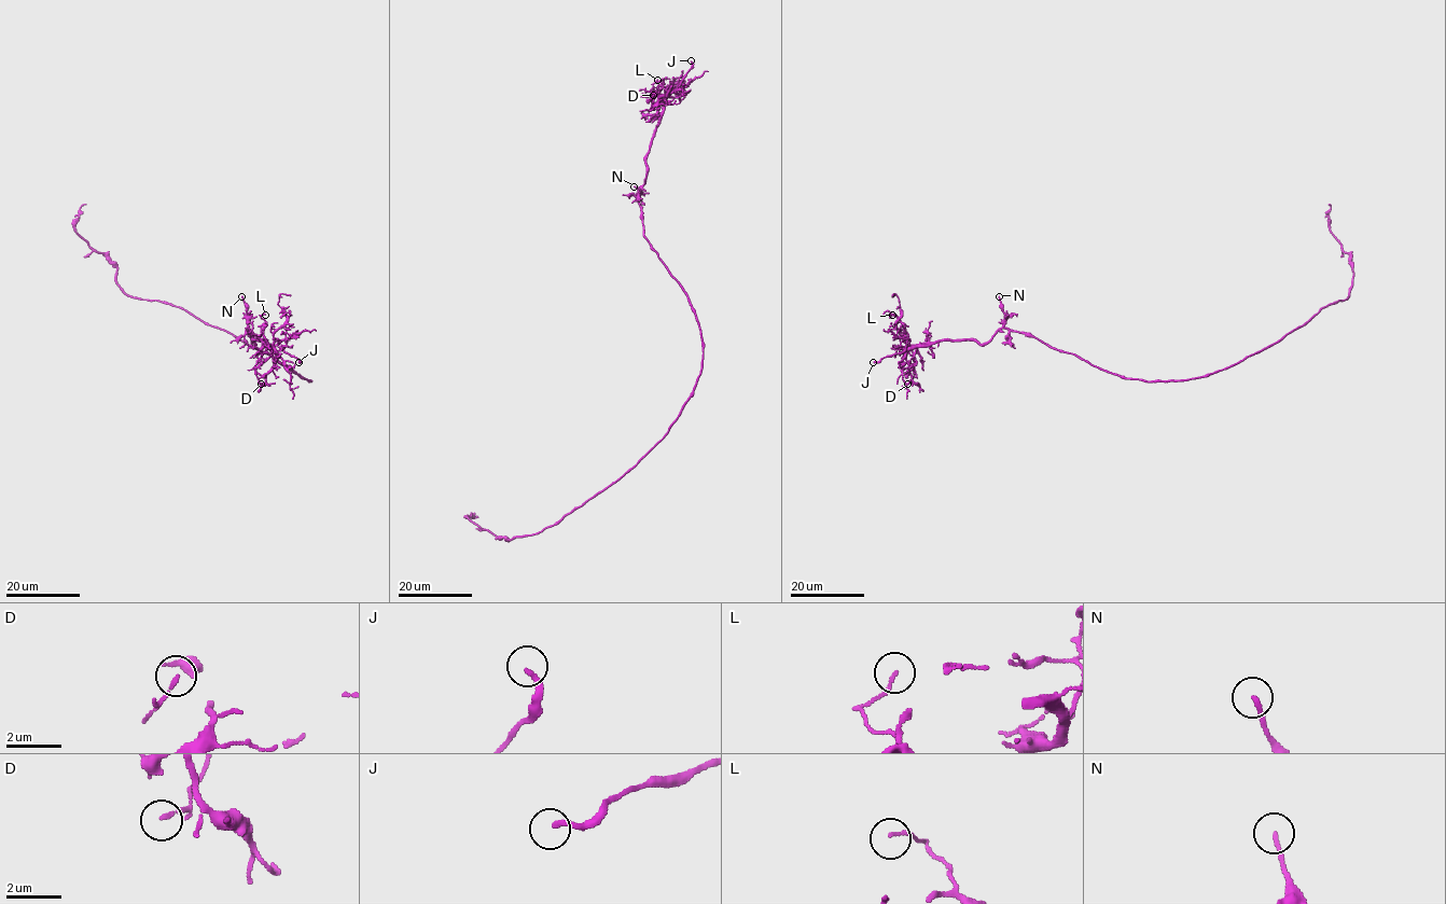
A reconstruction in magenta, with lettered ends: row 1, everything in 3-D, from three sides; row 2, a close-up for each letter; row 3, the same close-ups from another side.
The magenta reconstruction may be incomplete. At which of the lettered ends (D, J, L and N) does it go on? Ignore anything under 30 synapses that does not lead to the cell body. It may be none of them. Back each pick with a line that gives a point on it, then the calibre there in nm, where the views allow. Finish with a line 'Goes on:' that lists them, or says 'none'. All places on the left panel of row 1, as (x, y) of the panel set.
J: Place: (299, 362). Thickness 200 nm
Goes on: J

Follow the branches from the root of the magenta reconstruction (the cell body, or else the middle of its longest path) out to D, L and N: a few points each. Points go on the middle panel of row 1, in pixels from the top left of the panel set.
D: (700, 371), (703, 341), (695, 309), (644, 235), (638, 192), (664, 101), (648, 101), (653, 95)
L: (700, 371), (703, 341), (695, 309), (644, 235), (638, 202), (663, 111), (663, 96), (652, 85), (657, 80)
N: (700, 371), (703, 341), (695, 309), (682, 286), (644, 235), (639, 192), (634, 186)

